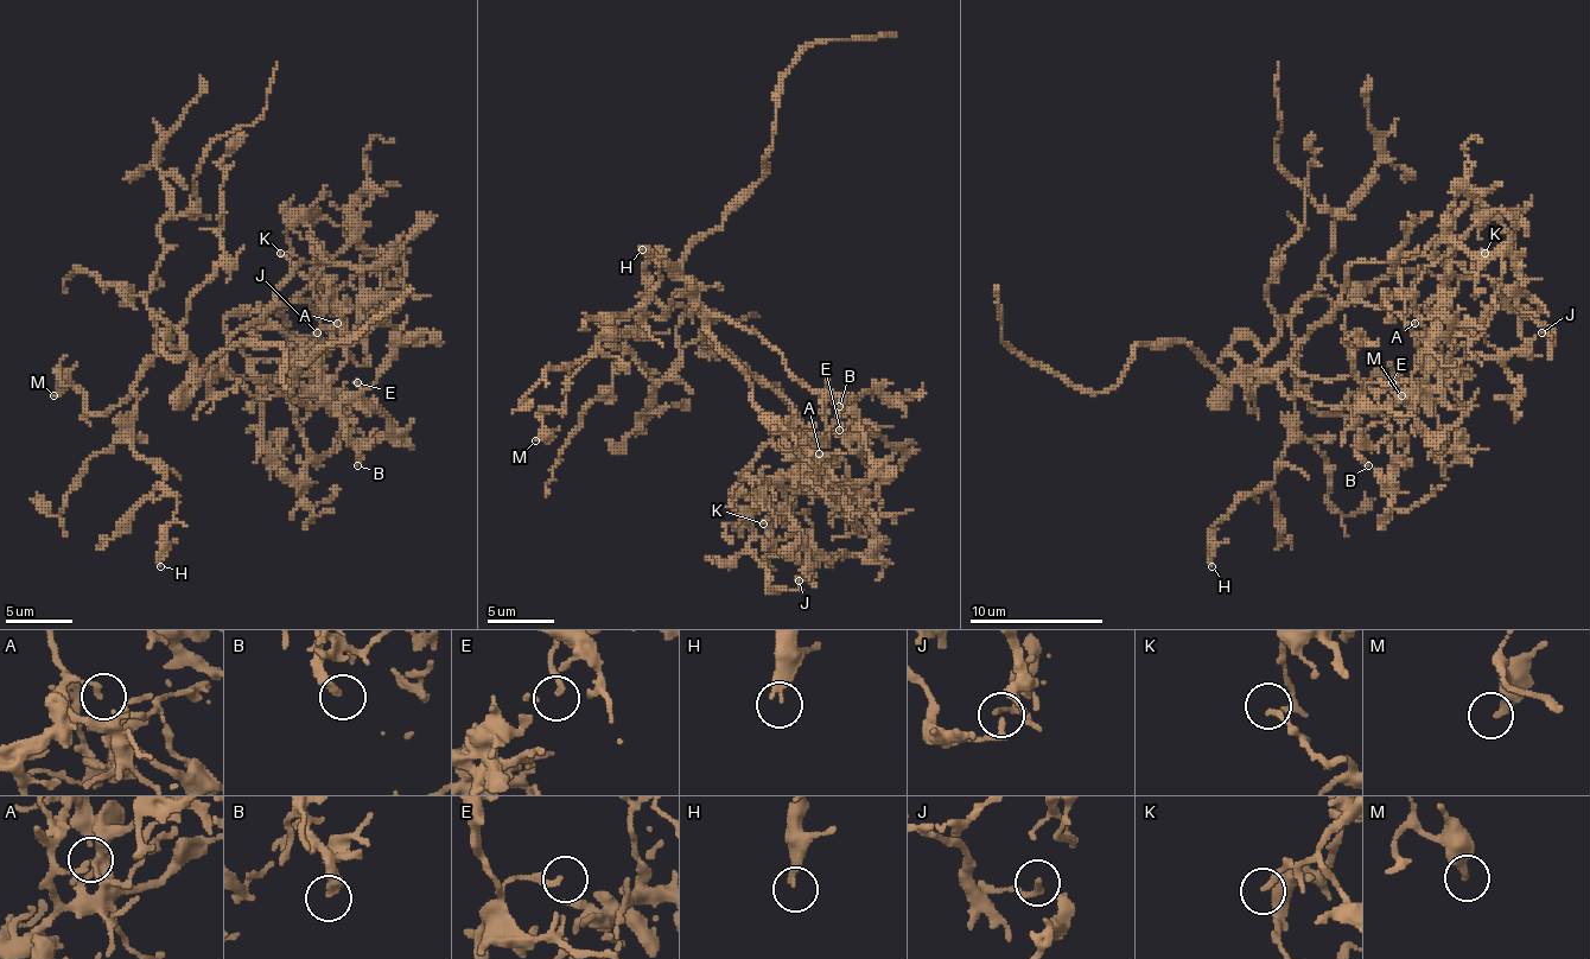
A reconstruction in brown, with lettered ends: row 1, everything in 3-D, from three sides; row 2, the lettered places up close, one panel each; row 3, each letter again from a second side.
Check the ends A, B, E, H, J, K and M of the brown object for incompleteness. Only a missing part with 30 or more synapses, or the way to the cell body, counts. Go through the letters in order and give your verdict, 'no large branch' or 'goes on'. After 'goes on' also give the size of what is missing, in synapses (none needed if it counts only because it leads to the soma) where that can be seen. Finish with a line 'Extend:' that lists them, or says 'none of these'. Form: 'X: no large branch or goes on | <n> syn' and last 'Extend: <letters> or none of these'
A: no large branch
B: no large branch
E: no large branch
H: no large branch
J: no large branch
K: no large branch
M: no large branch
Extend: none of these

